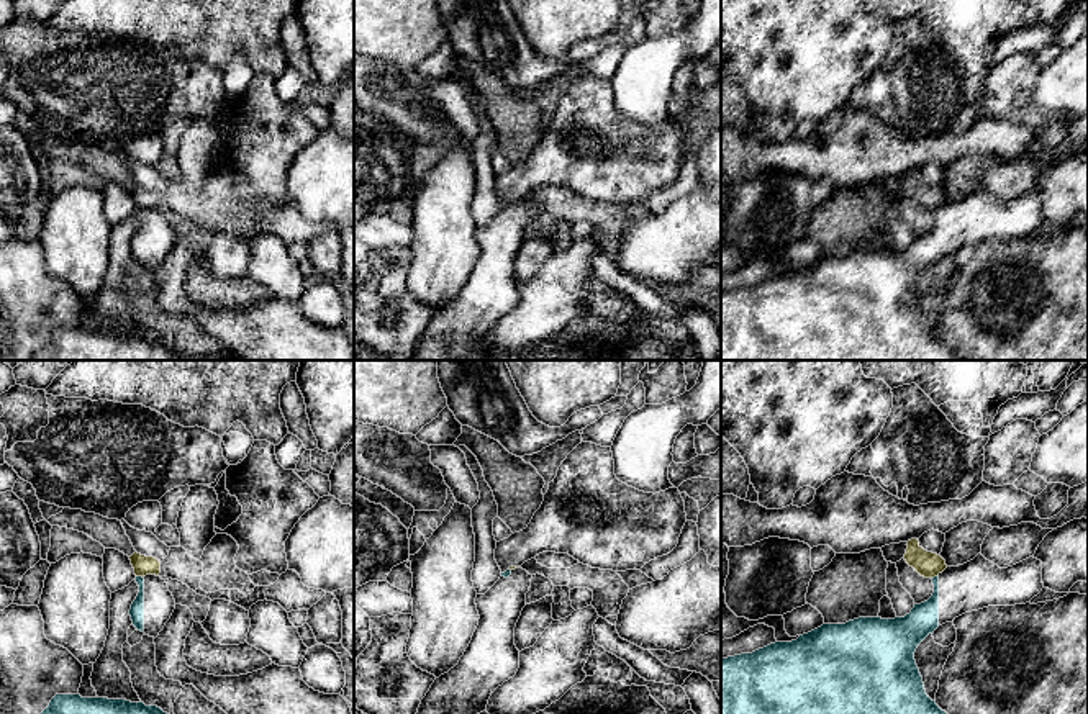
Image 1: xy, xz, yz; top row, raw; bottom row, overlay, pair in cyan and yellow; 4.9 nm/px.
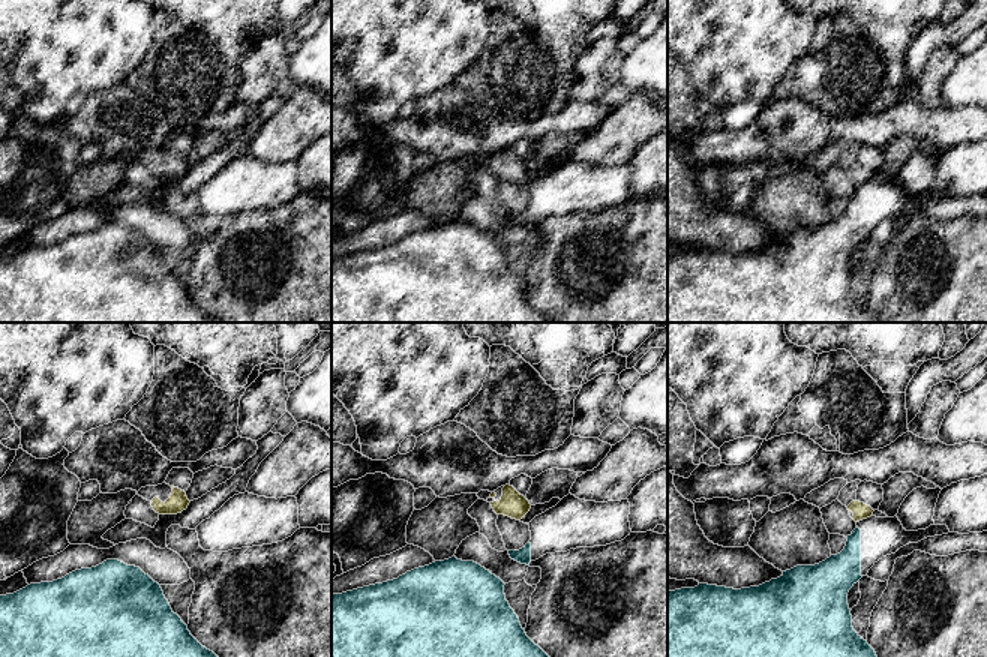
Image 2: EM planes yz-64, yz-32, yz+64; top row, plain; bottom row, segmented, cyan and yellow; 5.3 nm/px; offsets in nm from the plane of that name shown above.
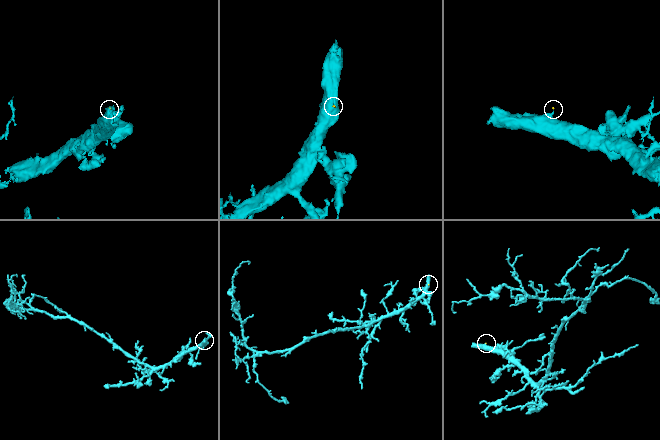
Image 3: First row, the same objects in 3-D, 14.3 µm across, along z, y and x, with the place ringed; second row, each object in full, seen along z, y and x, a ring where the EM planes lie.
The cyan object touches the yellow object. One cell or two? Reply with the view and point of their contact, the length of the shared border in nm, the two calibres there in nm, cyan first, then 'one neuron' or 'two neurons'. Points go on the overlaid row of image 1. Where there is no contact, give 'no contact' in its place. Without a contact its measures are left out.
meets cyan in yz at (934, 577); contact 50 nm long; 150 nm thick on the cyan side, 120 nm on the other; two neurons

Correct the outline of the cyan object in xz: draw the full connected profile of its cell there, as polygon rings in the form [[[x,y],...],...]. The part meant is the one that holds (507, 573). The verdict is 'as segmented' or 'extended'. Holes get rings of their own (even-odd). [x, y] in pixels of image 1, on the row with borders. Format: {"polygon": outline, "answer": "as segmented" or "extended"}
{"polygon": [[[526,570],[501,573],[485,593],[477,594],[478,626],[459,663],[434,680],[416,714],[480,714],[492,693],[519,668],[515,627],[531,586]]], "answer": "extended"}

